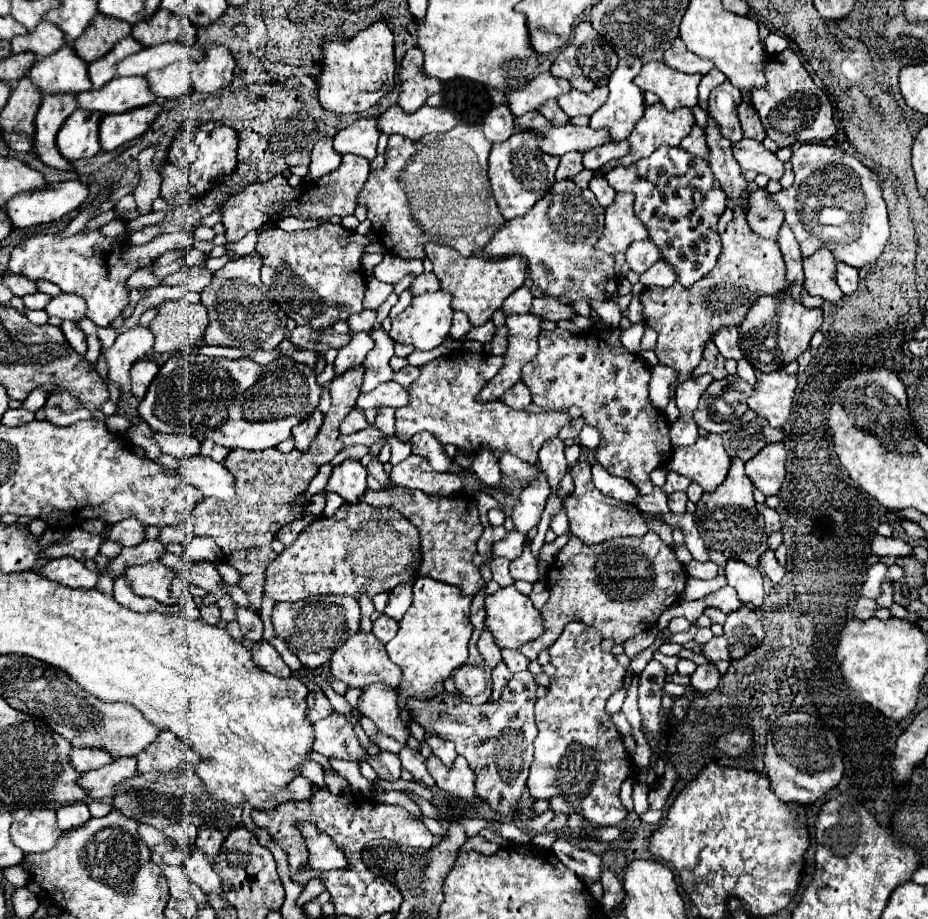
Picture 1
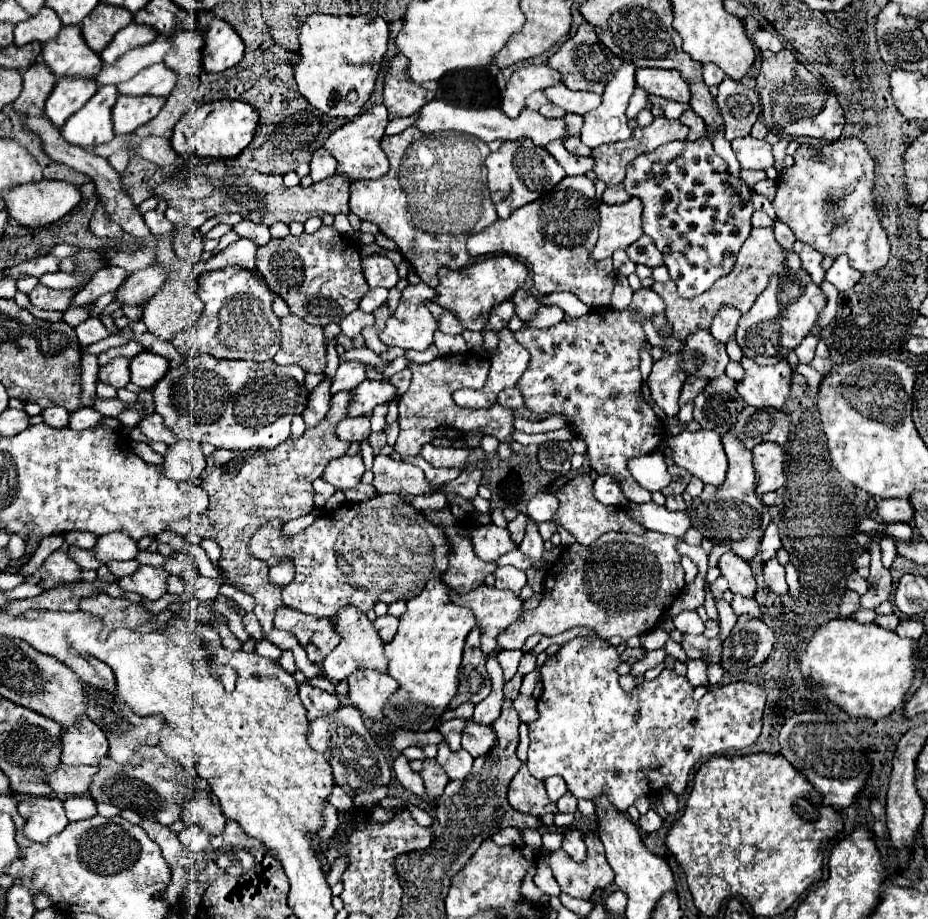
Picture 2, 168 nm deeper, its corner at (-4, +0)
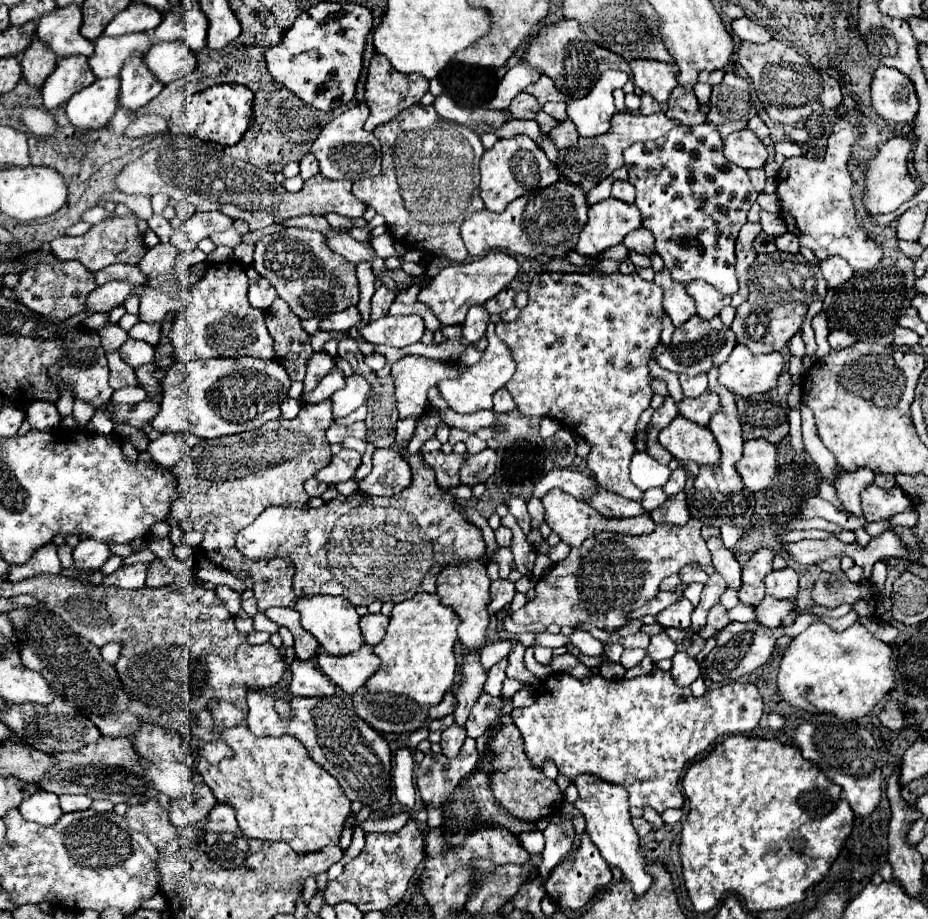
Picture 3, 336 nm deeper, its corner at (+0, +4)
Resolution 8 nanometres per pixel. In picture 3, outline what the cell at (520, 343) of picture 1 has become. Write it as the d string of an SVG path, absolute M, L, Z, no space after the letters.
M488 324L486 330L486 338L488 338L488 348L482 354L480 362L472 364L462 376L452 378L452 380L442 380L438 384L438 392L440 398L444 398L448 402L448 406L458 412L458 414L472 414L478 410L492 410L492 394L502 388L514 374L514 360L512 354L508 352L506 344L498 340L496 332L494 332L494 324Z

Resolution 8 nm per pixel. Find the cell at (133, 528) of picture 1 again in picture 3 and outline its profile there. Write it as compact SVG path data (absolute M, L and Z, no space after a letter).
M92 538L80 540L80 544L72 552L74 566L80 570L100 570L100 566L108 560L108 556L110 556L108 546Z

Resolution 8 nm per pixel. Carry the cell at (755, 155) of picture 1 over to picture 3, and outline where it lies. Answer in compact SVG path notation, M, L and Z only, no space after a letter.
M746 128L740 132L732 132L724 140L724 156L736 166L752 170L752 168L762 168L766 164L768 152L766 146L756 138L756 134Z

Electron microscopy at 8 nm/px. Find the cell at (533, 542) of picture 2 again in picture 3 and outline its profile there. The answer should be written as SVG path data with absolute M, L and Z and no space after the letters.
M510 498L510 500L506 502L506 506L508 506L510 514L518 520L520 528L522 528L524 532L528 532L528 530L530 530L530 516L528 516L528 510L526 510L526 502L524 502L522 498Z

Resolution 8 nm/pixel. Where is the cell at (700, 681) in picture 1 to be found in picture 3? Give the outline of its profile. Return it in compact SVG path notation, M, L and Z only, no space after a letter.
M676 652L672 658L672 678L678 686L690 686L700 676L700 666L694 658L684 656L684 652Z

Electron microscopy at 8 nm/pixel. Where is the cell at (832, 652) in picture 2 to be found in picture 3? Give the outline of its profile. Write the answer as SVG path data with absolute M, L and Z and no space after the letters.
M812 622L786 646L778 670L778 694L794 708L812 708L832 714L842 722L866 716L884 694L894 688L890 668L892 648L876 640L862 624L852 624L844 632L834 632L824 622Z

